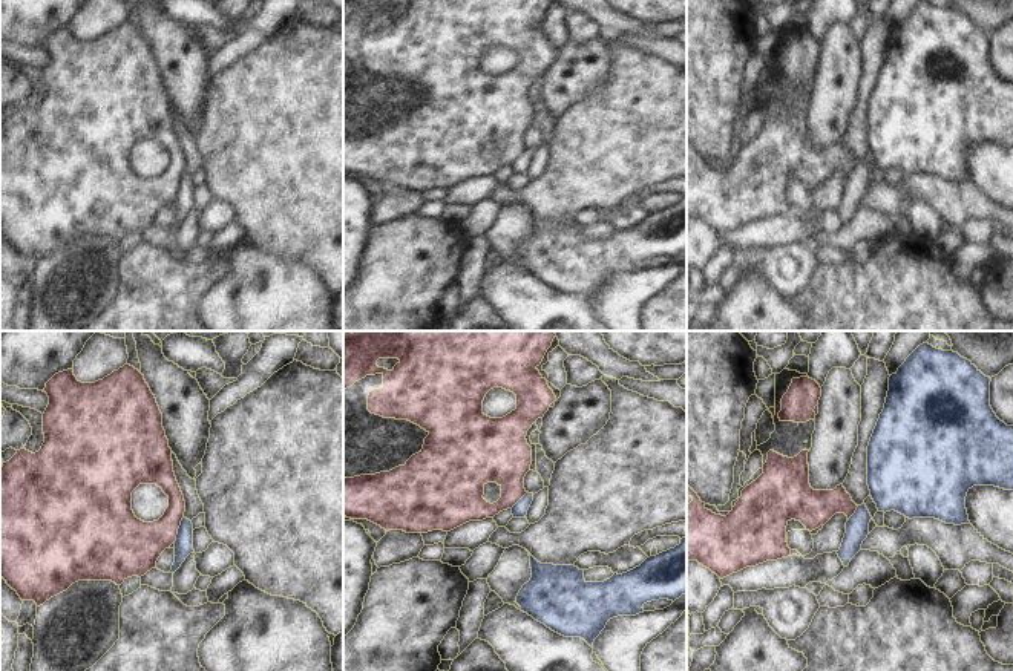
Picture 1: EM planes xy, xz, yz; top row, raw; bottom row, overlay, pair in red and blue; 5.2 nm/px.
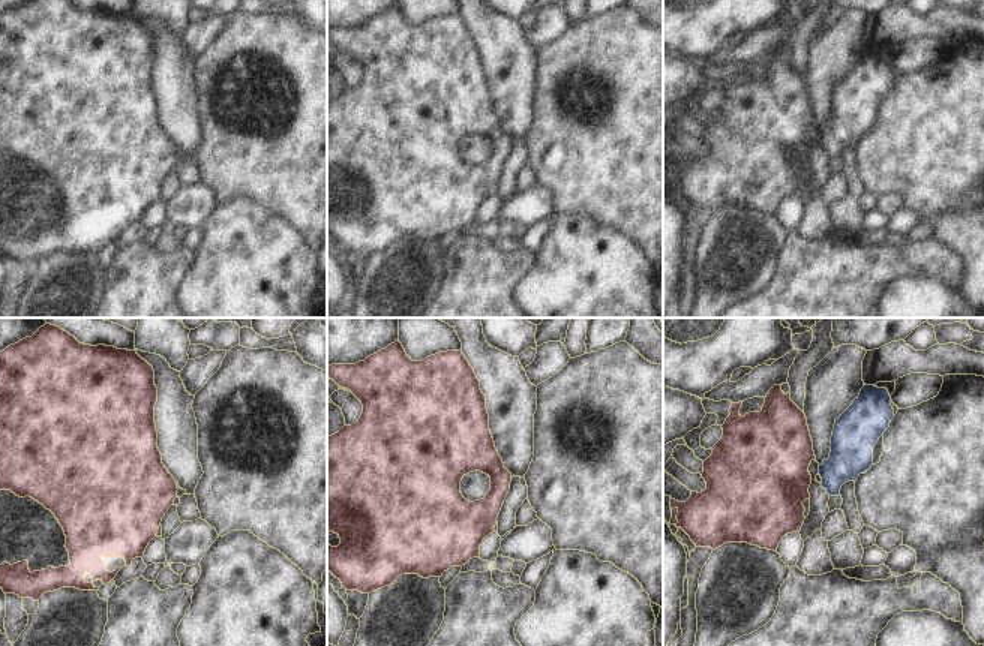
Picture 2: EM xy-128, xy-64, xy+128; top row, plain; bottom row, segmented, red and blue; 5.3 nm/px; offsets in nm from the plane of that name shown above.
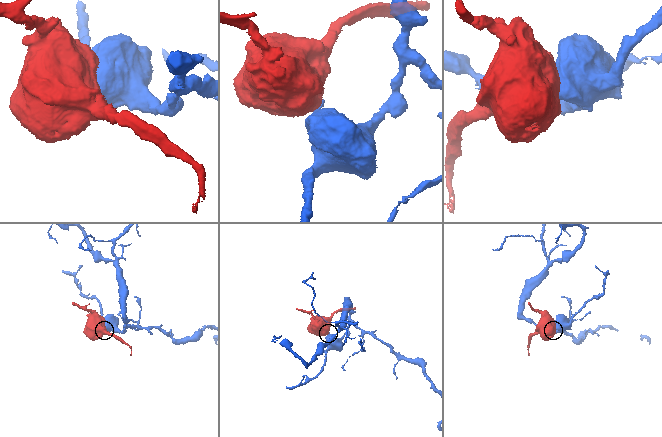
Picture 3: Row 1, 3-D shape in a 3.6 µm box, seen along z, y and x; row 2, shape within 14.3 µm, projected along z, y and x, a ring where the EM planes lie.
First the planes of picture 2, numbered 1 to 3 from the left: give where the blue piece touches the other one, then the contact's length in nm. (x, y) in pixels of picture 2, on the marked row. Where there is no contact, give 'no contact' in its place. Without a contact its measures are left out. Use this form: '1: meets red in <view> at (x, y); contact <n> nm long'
1: no contact
2: no contact
3: meets red in xy+128 at (821, 478); contact 60 nm long

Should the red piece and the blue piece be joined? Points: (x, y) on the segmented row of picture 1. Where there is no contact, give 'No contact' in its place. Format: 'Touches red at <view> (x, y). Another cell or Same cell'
Touches red at xy (177, 530). Another cell

